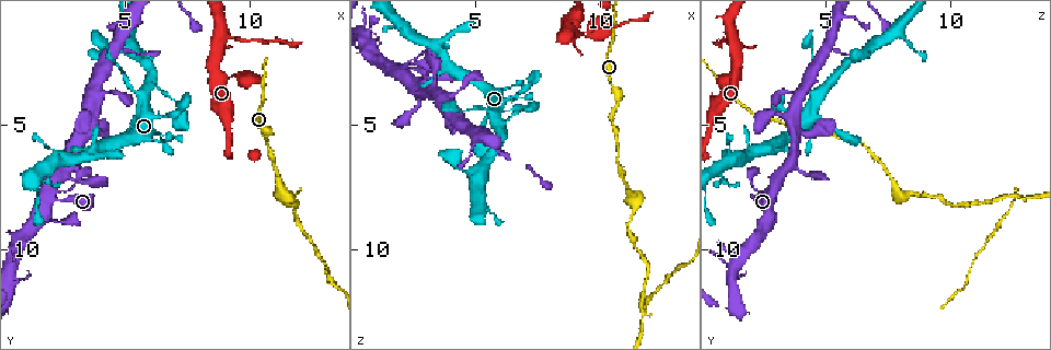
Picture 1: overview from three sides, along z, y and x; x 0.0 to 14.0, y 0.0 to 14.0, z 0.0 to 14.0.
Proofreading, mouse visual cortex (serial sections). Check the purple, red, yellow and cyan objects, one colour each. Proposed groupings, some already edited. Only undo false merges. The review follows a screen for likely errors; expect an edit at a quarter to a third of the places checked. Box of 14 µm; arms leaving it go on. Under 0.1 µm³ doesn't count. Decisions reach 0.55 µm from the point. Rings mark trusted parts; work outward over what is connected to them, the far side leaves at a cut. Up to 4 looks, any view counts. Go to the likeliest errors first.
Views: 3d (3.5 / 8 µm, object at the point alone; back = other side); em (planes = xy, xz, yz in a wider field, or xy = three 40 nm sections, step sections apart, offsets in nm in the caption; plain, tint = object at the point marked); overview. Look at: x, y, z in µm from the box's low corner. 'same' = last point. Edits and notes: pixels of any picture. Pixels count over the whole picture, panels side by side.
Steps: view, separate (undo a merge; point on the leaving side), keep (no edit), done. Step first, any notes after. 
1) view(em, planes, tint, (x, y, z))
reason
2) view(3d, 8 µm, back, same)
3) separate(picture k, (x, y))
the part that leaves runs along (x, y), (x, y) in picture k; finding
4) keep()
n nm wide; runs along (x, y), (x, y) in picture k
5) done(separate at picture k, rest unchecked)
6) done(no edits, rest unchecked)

view(3d, 3.5 µm, (2.2, 7.9, 2.7))
thin neck

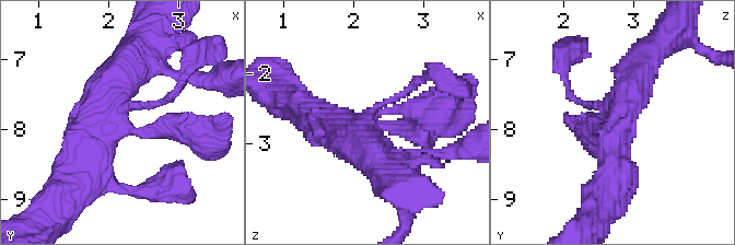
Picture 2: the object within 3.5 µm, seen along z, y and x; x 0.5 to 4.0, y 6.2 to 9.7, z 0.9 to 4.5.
view(em, xy, step 2, tint, (2.20, 8.00, 2.60))

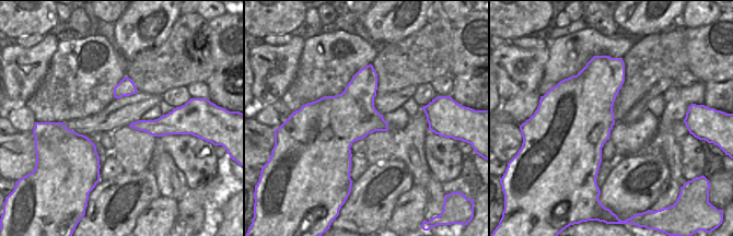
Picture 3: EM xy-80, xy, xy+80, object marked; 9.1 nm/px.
keep()
runs along (195, 136), (120, 125), (104, 105), (117, 74) in picture 2; one cell here

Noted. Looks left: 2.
view(3d, 3.5 µm, (5.5, 3.7, 4.4))
calibre changes

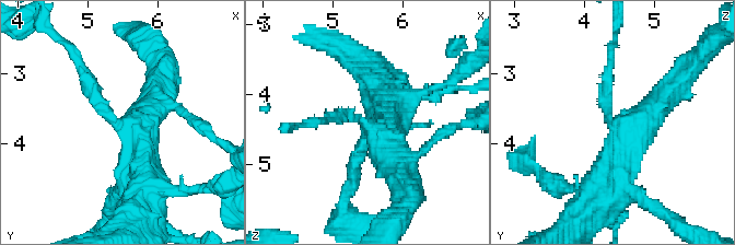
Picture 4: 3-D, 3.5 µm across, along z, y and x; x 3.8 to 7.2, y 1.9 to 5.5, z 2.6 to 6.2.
view(em, xy, step 5, tint, (5.40, 3.70, 4.35))
arms of 150, 500 nm

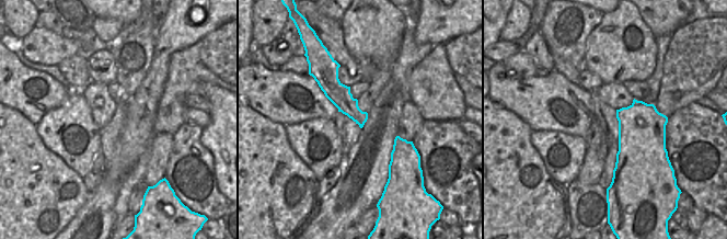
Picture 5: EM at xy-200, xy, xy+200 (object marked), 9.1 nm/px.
keep()
runs along (326, 72), (330, 84), (360, 123) in picture 5; one cell here

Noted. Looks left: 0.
done(no edits, rest unchecked)

